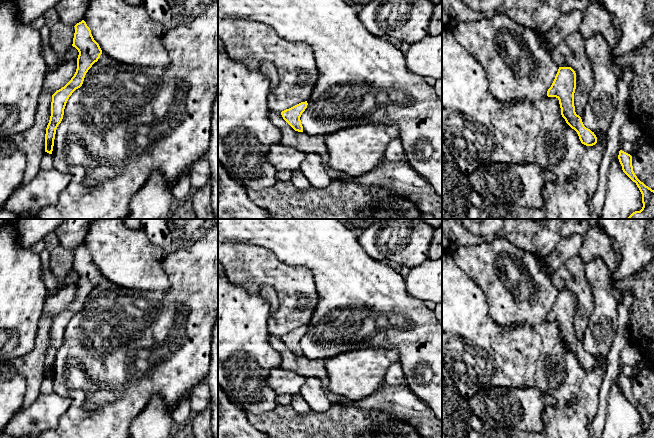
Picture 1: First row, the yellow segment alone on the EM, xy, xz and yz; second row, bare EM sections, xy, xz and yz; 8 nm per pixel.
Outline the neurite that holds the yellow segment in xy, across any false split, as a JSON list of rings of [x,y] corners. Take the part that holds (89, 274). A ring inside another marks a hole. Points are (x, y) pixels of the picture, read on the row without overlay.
[[[84,244],[74,251],[72,270],[79,276],[77,293],[71,304],[52,319],[51,340],[45,358],[45,376],[49,378],[52,378],[56,353],[63,343],[64,333],[69,321],[82,310],[86,297],[102,278],[99,268],[94,264],[91,254]]]

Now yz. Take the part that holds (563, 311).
[[[559,291],[555,303],[547,315],[547,320],[556,321],[559,324],[562,341],[577,356],[581,367],[586,370],[593,370],[597,367],[596,359],[584,350],[581,341],[575,336],[575,313],[575,295],[571,291]]]

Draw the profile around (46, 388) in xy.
[[[45,376],[45,378],[41,382],[40,392],[44,395],[49,395],[53,393],[52,378]]]

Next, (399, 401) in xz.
[[[269,335],[268,340],[282,359],[281,367],[306,378],[319,378],[332,404],[352,406],[360,410],[383,411],[409,424],[423,438],[442,438],[442,422],[436,417],[431,407],[412,392],[407,383],[398,386],[384,383],[372,395],[352,401],[328,390],[324,360],[310,360],[305,356],[295,355],[279,336]]]

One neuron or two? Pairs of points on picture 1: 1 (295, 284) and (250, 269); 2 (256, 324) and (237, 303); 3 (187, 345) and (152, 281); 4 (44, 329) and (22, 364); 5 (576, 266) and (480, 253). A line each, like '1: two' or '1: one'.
1: one
2: one
3: two
4: one
5: two

